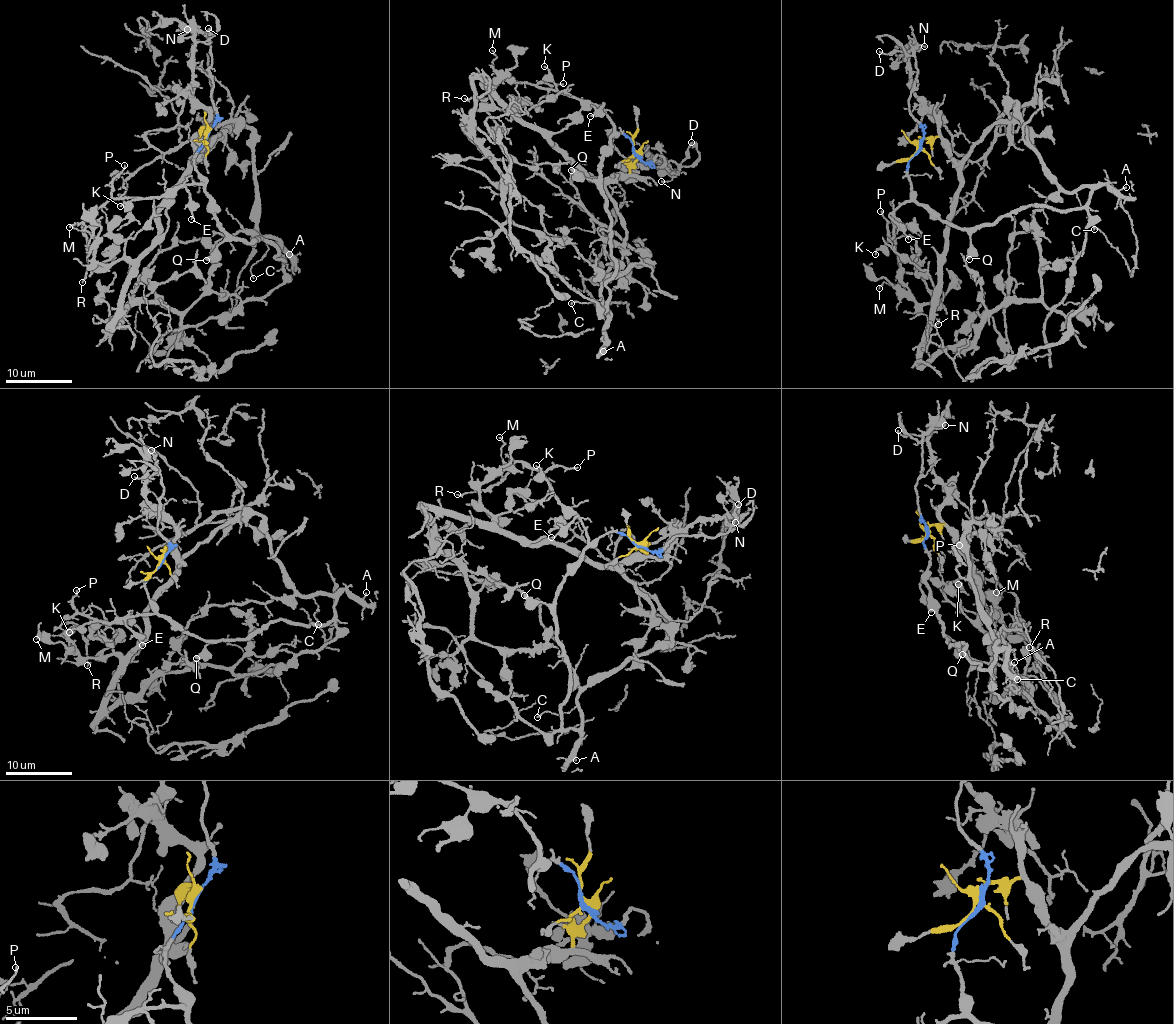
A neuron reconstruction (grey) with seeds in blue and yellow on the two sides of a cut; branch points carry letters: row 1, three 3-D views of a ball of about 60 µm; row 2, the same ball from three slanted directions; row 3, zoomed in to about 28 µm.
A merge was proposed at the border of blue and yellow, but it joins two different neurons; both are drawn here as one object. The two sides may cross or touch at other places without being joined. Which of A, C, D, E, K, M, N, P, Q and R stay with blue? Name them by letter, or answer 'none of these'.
A, C, D, E, K, M, N, P, Q, R

